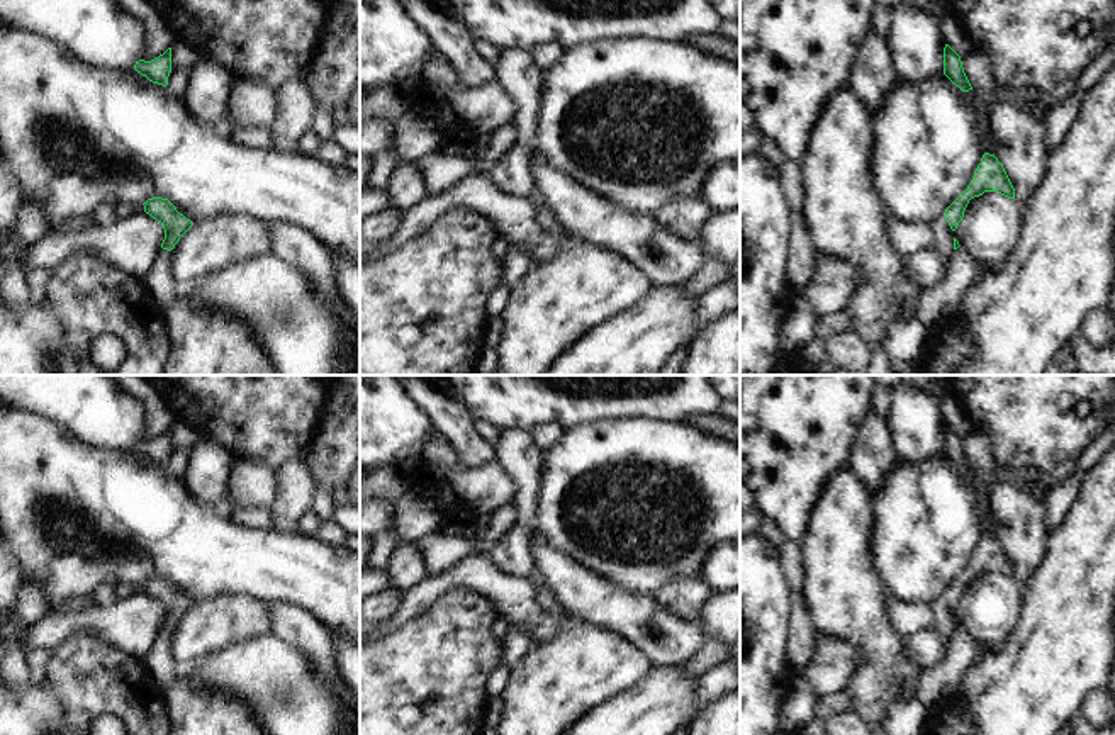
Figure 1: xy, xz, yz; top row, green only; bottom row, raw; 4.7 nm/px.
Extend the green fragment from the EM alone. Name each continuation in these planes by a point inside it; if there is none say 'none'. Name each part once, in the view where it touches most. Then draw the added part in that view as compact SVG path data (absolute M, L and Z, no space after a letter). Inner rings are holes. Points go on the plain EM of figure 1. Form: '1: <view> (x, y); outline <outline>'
1: xy (160, 664); outline M161 628L154 637L151 650L143 659L146 670L154 679L161 693L165 693L178 677L170 642L171 631Z

